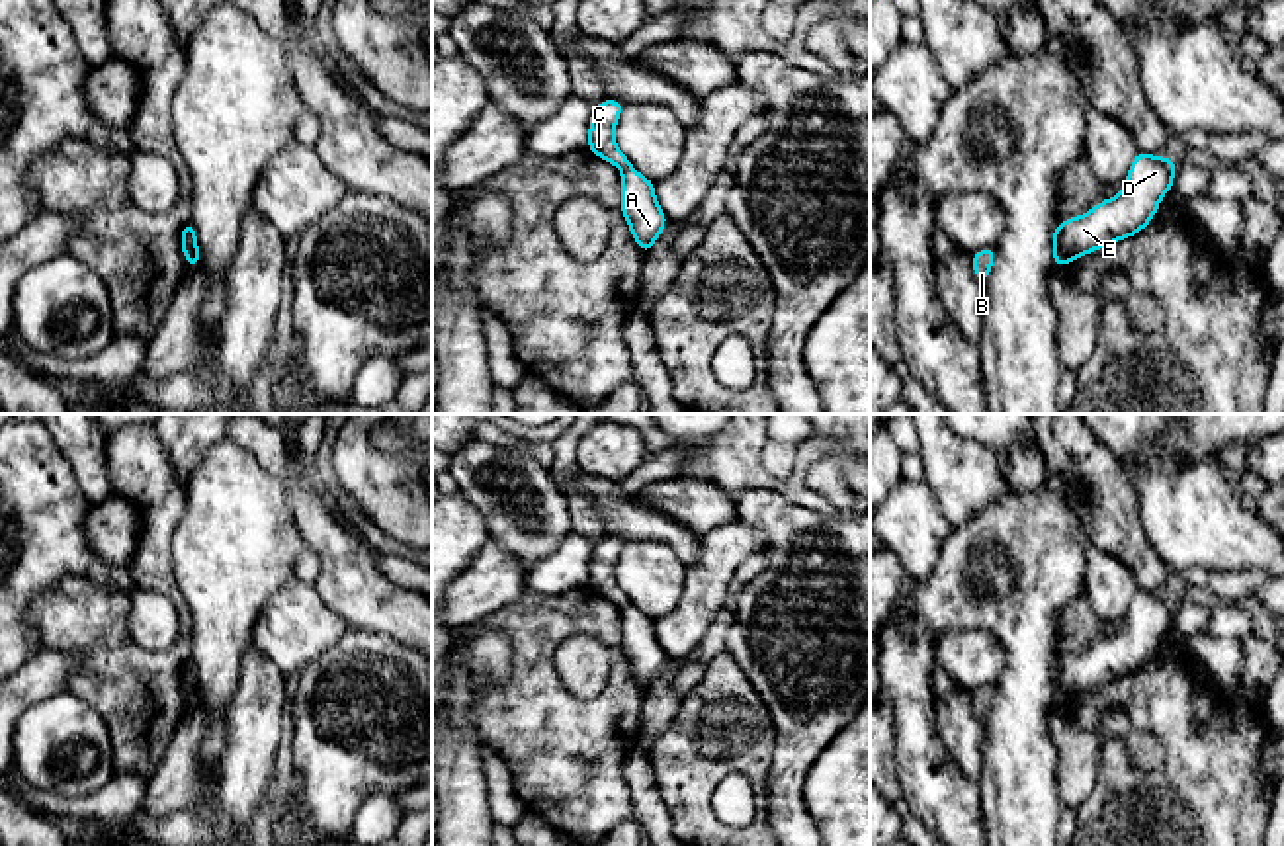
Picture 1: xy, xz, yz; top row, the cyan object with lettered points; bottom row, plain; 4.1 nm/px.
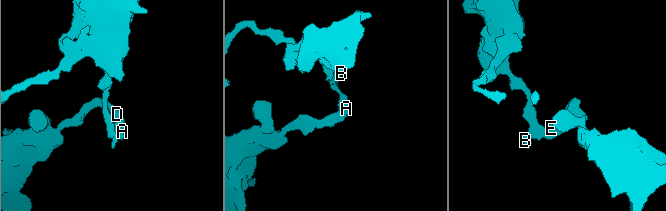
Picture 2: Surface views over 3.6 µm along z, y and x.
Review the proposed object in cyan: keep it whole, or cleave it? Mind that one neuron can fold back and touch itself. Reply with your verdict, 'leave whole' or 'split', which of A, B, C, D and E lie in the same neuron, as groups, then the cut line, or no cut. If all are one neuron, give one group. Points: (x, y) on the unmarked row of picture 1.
split; A D E / B C; cut in yz along (1060, 663), (1062, 702)

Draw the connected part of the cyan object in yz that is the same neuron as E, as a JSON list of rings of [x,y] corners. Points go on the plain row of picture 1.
[[[1137,590],[1124,627],[1091,649],[1061,658],[1063,701],[1137,672],[1149,662],[1163,633],[1173,625],[1177,600]]]

